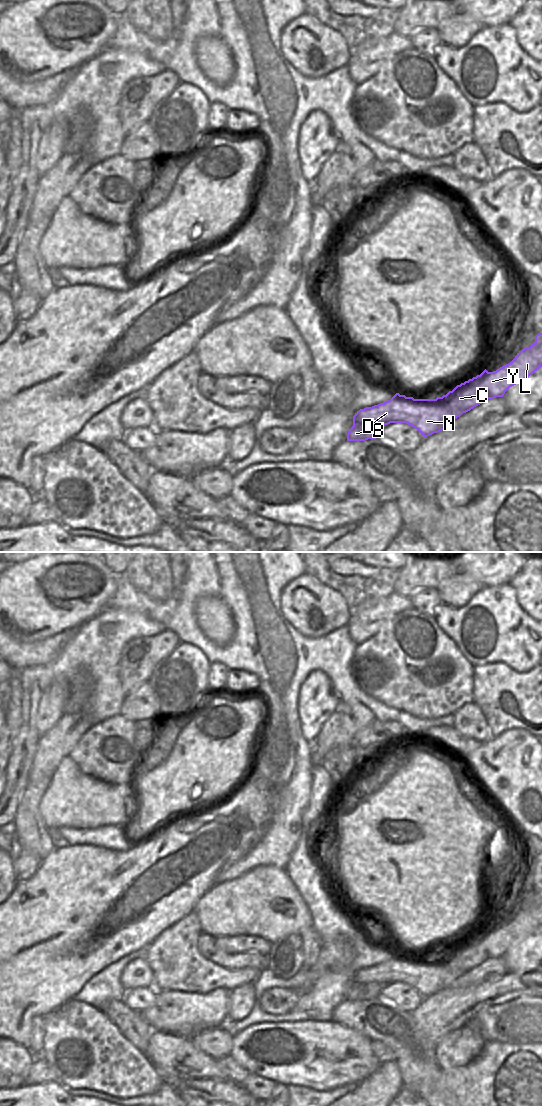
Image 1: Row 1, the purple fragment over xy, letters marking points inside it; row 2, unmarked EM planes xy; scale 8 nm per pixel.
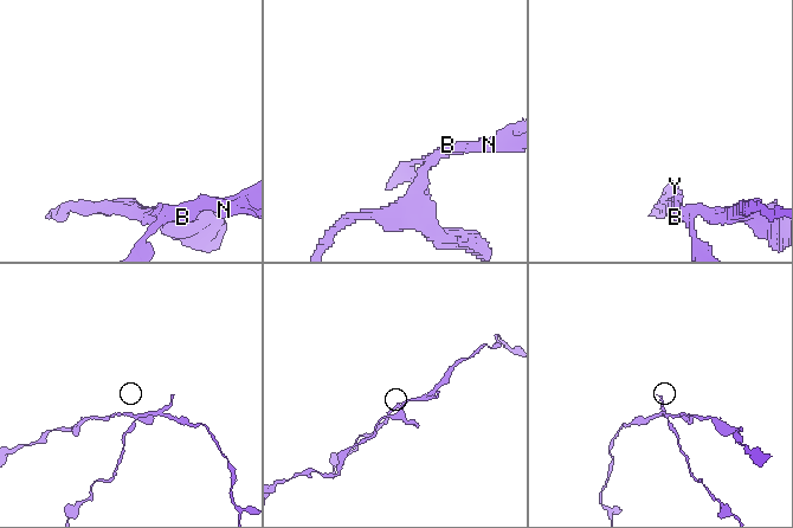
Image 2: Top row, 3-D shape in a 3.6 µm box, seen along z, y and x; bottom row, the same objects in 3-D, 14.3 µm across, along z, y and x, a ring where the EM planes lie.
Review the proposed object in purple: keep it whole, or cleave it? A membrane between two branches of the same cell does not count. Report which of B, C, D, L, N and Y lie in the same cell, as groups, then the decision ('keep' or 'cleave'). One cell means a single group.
groups B C L Y / D N; cleave

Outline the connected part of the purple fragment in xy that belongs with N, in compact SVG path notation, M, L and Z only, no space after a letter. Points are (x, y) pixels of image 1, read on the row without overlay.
M396 953L384 963L357 971L353 976L353 983L380 983L384 986L390 983L406 983L424 997L428 997L447 988L462 974L462 971L452 971L450 967L432 967L429 959L414 959Z

